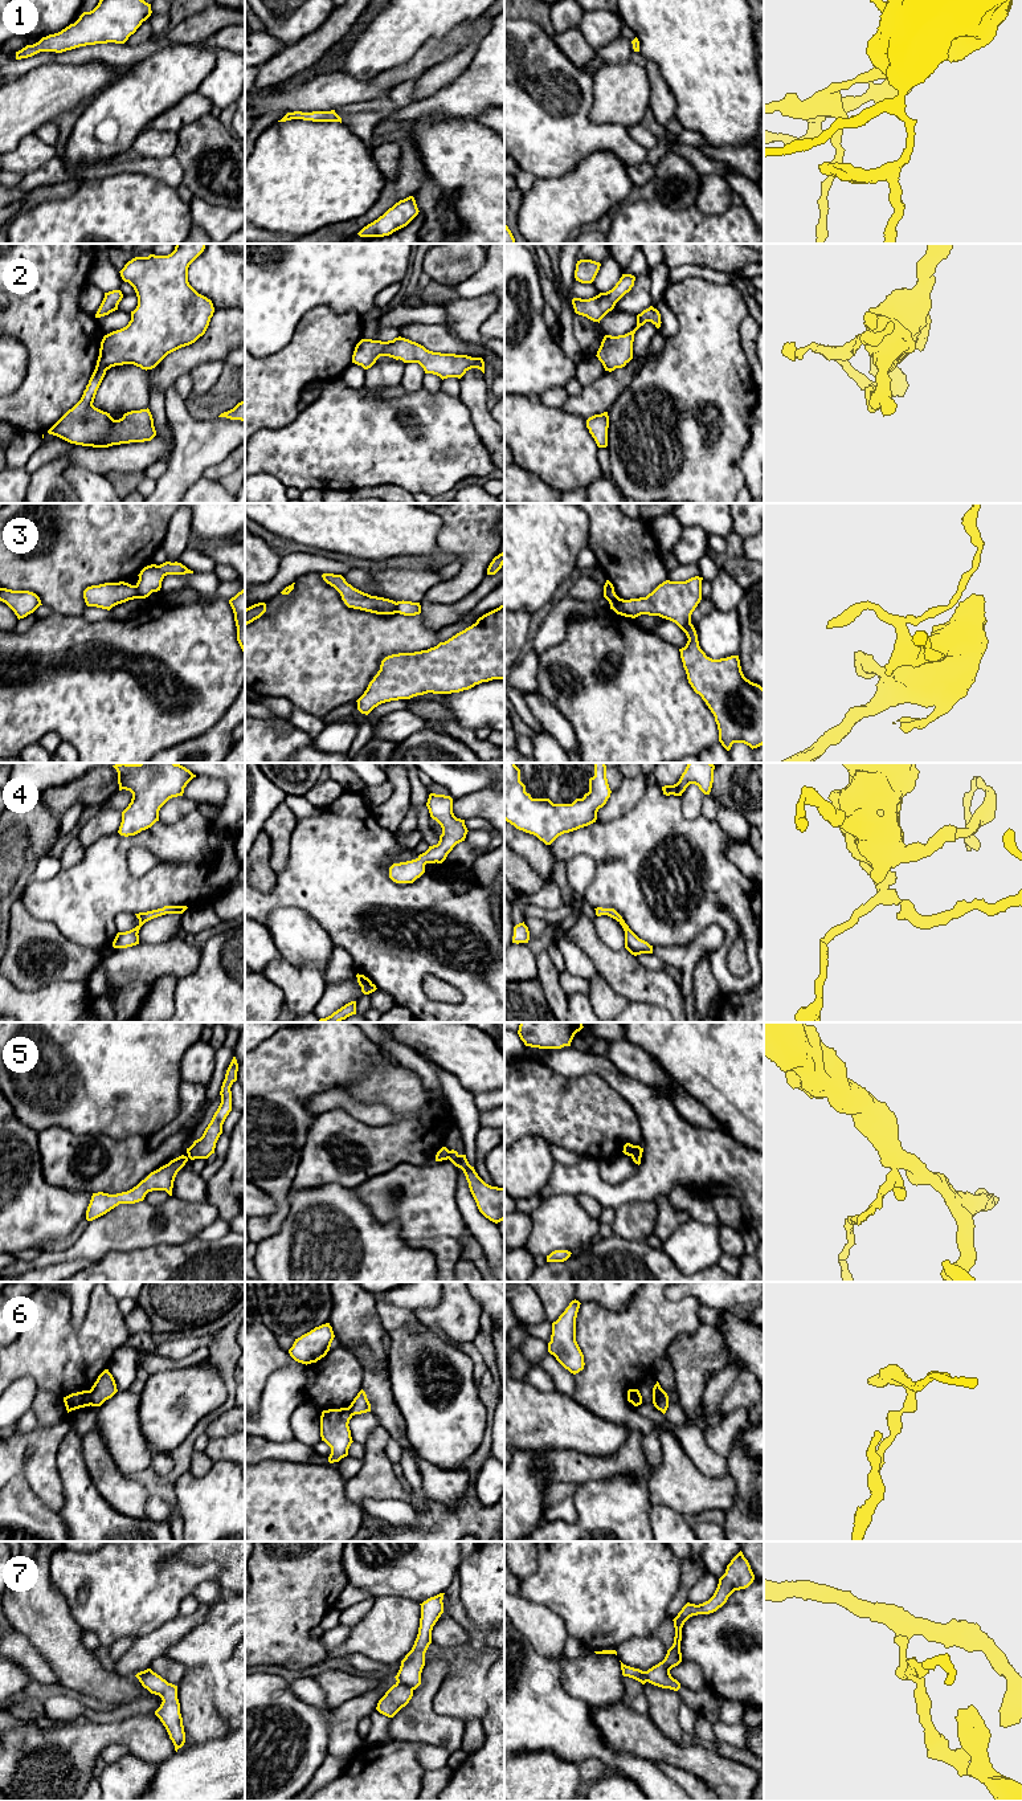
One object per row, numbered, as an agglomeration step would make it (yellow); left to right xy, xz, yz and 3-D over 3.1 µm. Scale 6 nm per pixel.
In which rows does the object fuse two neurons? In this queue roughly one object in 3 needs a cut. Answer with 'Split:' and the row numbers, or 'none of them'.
Split: 3, 5, 6, 7

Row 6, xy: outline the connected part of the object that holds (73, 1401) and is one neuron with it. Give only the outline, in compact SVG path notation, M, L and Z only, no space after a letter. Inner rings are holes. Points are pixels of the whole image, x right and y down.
M90 1390L71 1393L64 1397L64 1402L68 1413L79 1408L90 1406L91 1405Z

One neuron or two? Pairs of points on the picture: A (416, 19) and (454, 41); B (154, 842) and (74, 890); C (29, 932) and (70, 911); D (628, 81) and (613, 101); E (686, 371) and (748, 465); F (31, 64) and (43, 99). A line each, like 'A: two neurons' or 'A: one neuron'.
A: one neuron
B: one neuron
C: two neurons
D: one neuron
E: two neurons
F: two neurons

